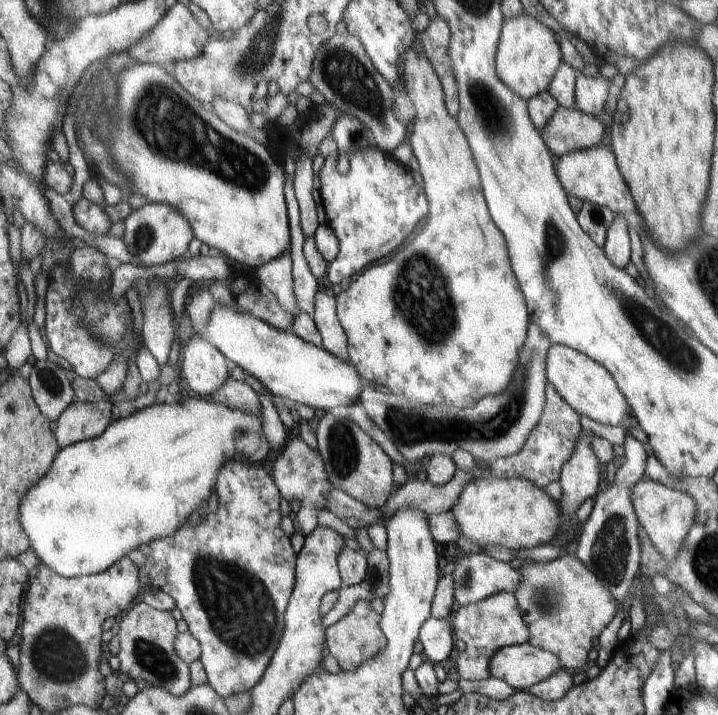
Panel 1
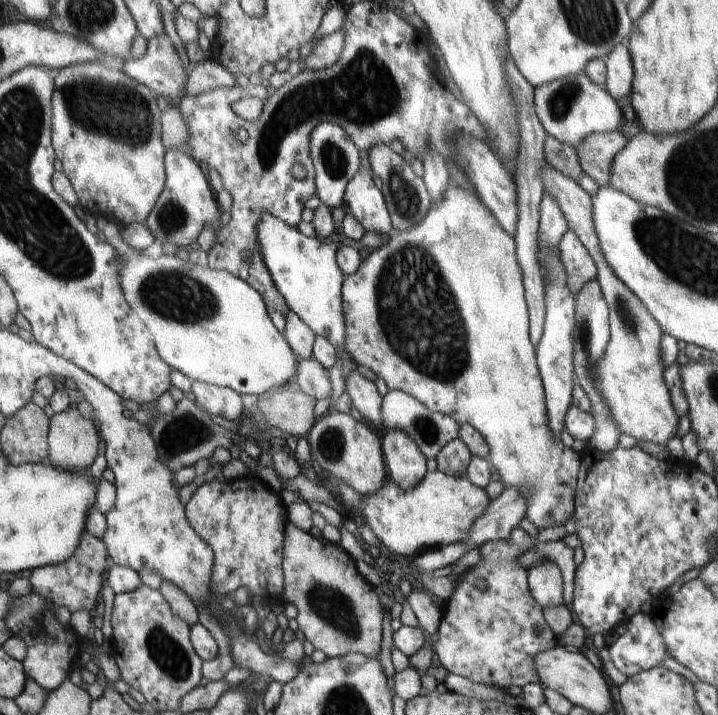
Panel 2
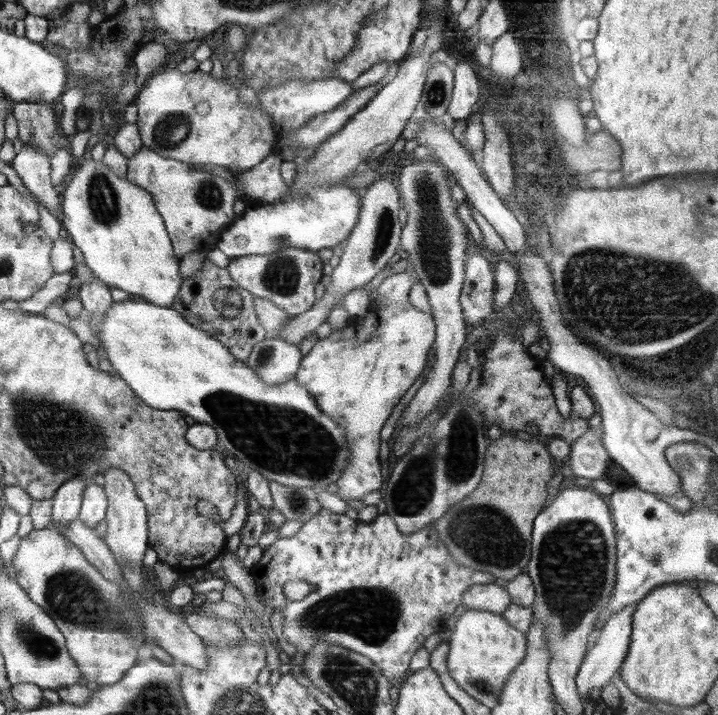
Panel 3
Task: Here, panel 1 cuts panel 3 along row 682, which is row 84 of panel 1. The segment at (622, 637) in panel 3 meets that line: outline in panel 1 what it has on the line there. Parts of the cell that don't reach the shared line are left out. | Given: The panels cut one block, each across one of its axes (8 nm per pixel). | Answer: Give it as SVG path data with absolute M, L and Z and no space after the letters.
M578 72L575 82L575 108L584 114L598 116L604 110L609 86L610 81L602 76L586 77Z

